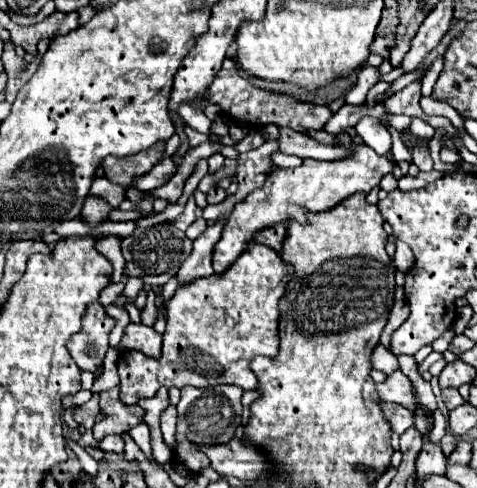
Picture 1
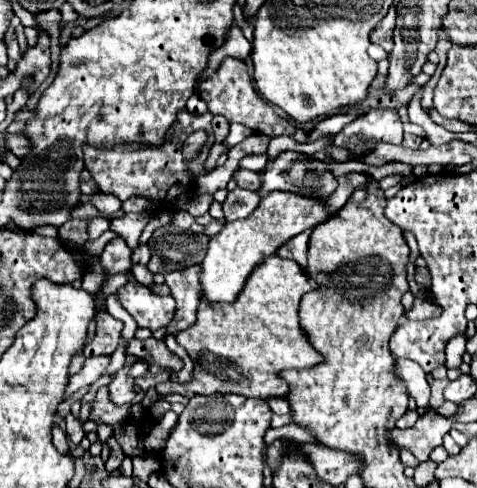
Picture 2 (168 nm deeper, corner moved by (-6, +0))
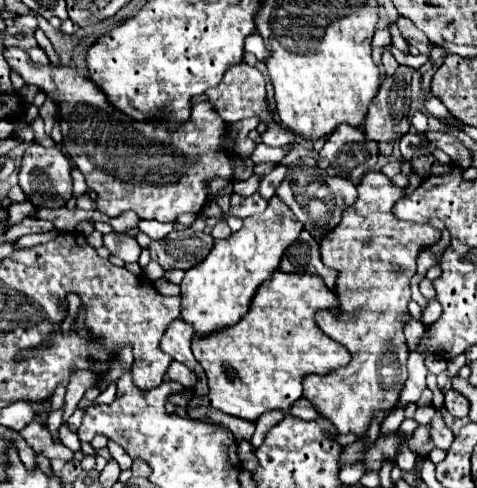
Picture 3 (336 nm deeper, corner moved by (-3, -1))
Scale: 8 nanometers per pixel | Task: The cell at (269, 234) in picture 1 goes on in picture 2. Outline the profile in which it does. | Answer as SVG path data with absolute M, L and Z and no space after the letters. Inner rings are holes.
M303 231L303 233L291 237L291 241L287 241L287 245L281 245L281 247L277 249L277 255L283 257L283 259L293 259L293 261L297 261L301 267L305 267L305 265L307 265L305 253L307 253L309 235L311 235L311 231Z

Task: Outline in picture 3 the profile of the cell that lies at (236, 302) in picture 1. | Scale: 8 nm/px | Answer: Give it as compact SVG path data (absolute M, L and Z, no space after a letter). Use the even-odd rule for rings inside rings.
M276 272L270 282L264 282L256 296L252 298L248 314L230 328L214 332L206 338L192 338L194 358L200 362L208 376L210 394L204 398L192 398L190 406L216 408L224 414L238 416L256 422L268 410L290 410L290 406L302 398L302 380L308 374L328 374L350 362L350 352L346 346L328 338L316 324L314 314L318 310L338 312L338 298L332 290L326 290L320 276L314 274L284 274Z

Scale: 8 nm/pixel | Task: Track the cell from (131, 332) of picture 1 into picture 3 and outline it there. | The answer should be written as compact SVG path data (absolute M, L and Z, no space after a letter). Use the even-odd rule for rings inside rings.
M172 362L170 364L170 368L166 372L166 380L174 380L174 382L186 386L186 388L194 388L196 382L198 382L198 378L180 362Z

